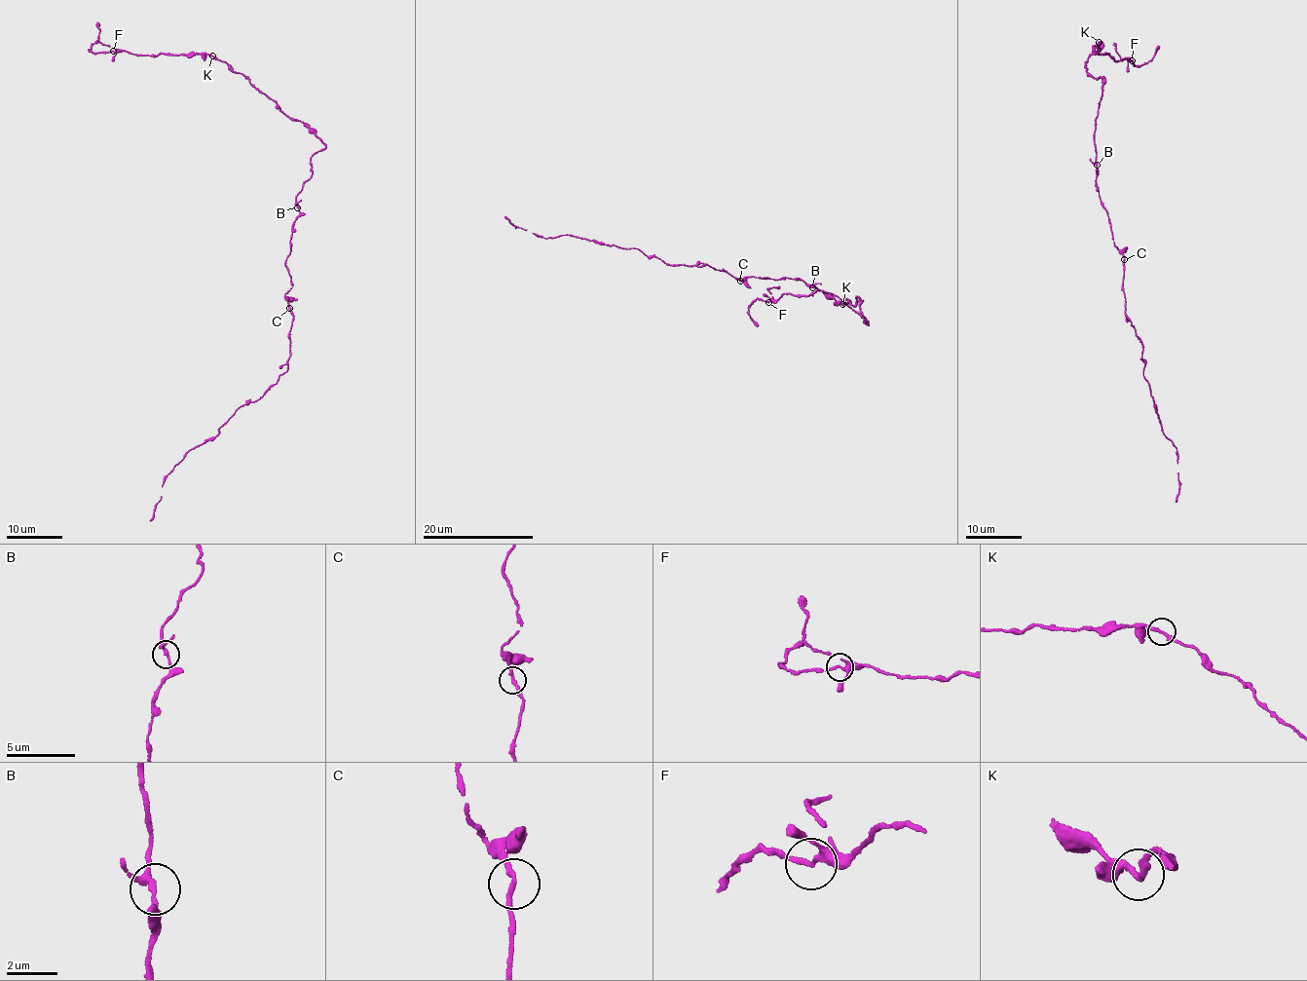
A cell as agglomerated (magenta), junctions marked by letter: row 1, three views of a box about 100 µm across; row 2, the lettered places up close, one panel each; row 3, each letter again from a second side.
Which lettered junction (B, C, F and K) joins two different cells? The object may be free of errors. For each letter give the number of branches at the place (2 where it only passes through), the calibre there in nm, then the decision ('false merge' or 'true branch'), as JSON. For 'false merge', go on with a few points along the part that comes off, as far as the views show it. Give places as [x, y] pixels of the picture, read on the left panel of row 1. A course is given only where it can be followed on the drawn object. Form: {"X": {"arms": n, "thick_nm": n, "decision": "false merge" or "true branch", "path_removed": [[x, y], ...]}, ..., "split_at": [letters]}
{"B": {"arms": 3, "thick_nm": 200, "decision": "true branch"}, "C": {"arms": 2, "thick_nm": 200, "decision": "true branch"}, "F": {"arms": 3, "thick_nm": 190, "decision": "true branch"}, "K": {"arms": 2, "thick_nm": 200, "decision": "true branch"}, "split_at": []}

